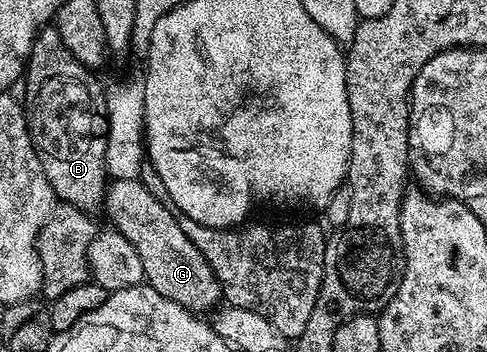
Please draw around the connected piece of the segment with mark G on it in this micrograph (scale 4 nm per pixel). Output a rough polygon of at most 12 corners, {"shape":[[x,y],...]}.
{"shape":[[112,178],[102,210],[134,244],[144,282],[193,312],[220,281],[180,218],[139,178]]}

